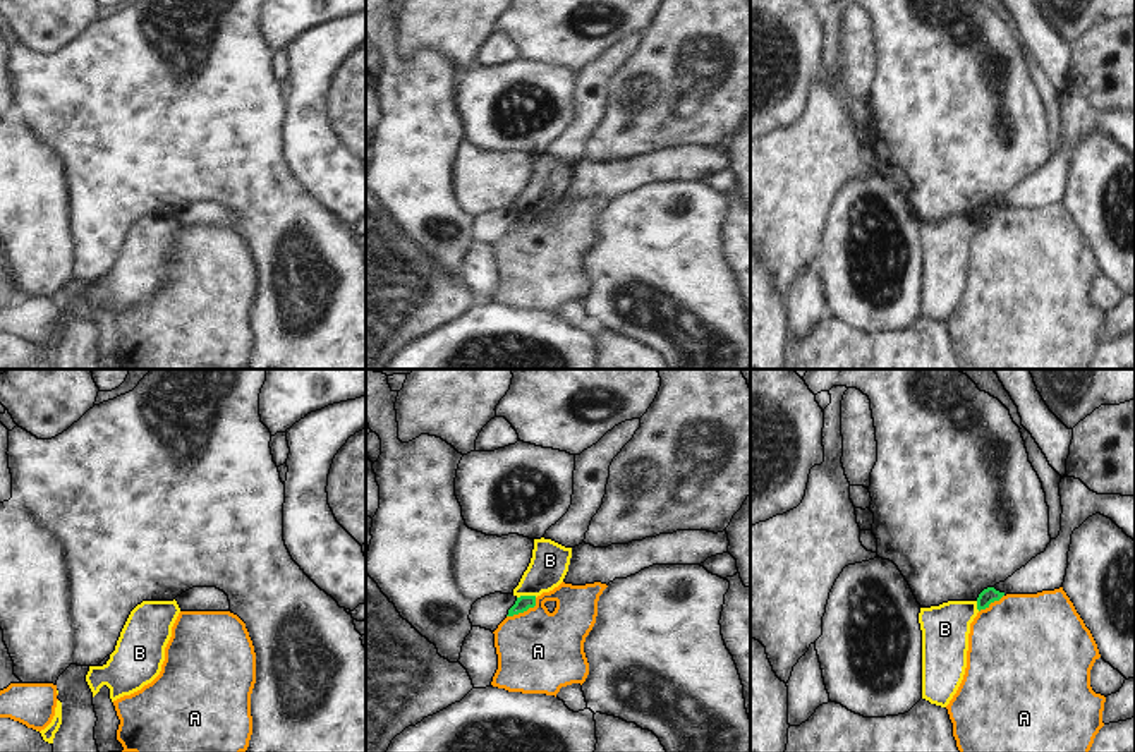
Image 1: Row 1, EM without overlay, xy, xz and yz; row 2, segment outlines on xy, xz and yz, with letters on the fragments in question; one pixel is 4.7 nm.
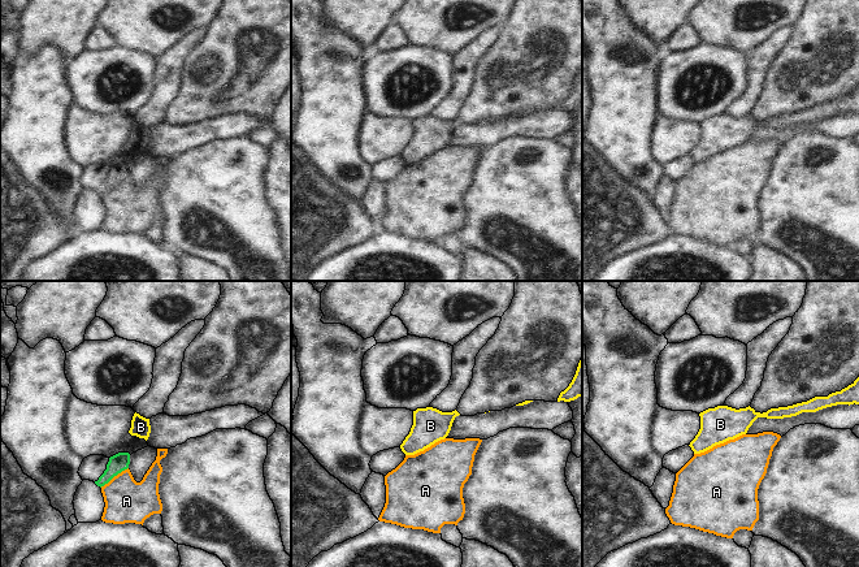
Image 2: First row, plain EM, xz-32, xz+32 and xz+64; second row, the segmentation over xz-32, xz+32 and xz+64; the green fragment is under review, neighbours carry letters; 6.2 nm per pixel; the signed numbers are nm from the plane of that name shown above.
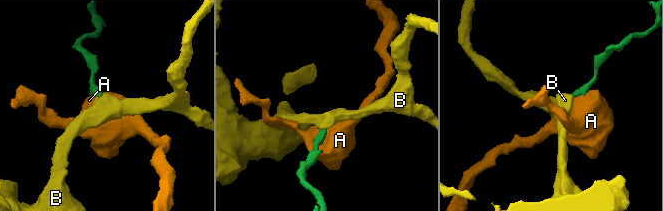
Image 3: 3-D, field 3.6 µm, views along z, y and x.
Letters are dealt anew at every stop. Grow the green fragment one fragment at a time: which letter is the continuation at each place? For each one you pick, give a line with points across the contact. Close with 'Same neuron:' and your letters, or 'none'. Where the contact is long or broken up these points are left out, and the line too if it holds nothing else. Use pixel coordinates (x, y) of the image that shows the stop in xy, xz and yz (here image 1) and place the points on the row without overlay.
Same neuron: none

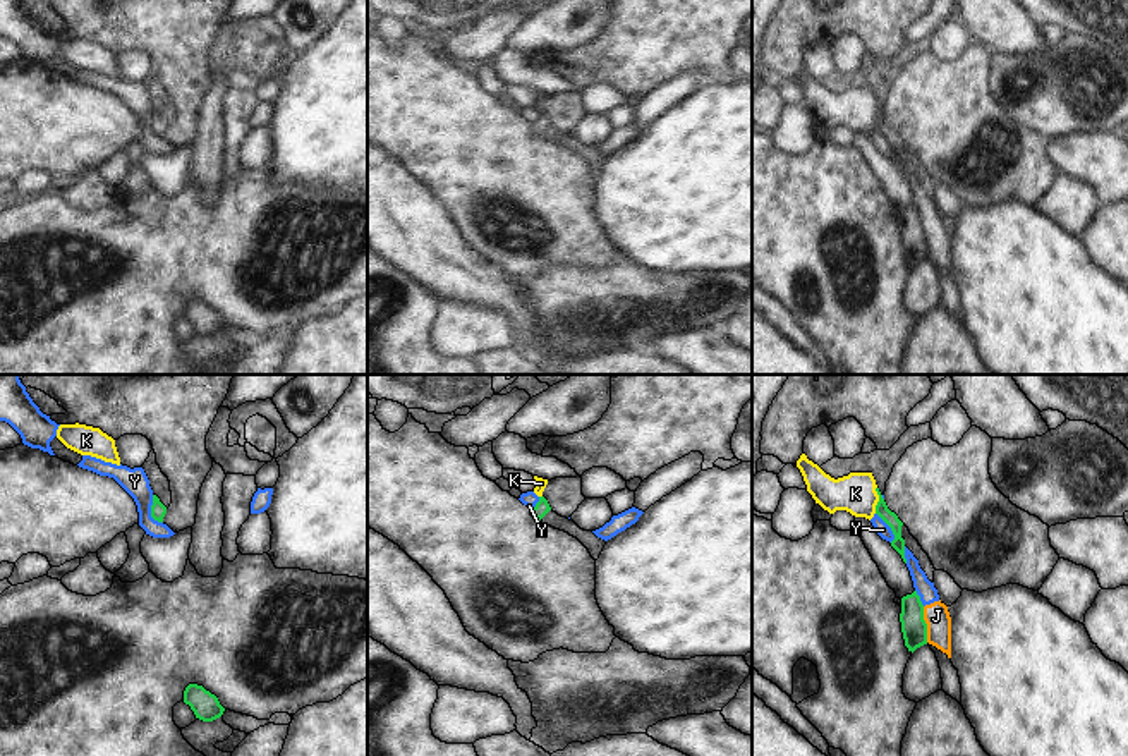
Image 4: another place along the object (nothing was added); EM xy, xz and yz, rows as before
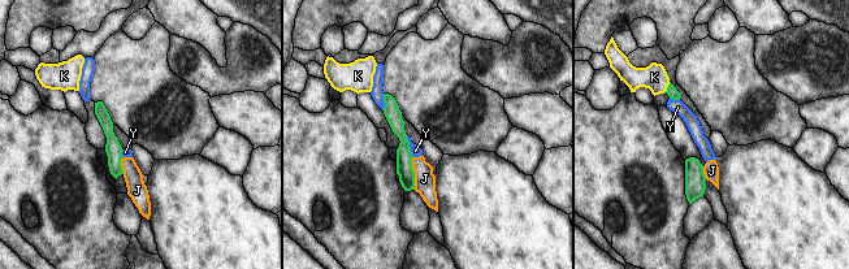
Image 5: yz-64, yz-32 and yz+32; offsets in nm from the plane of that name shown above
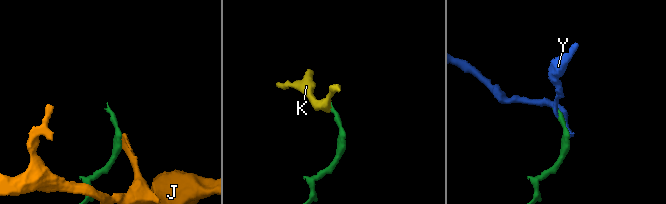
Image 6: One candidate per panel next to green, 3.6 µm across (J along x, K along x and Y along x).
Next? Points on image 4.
K: Path across: yz (890, 133), (879, 115), (866, 115), (855, 109)
Same neuron: K

